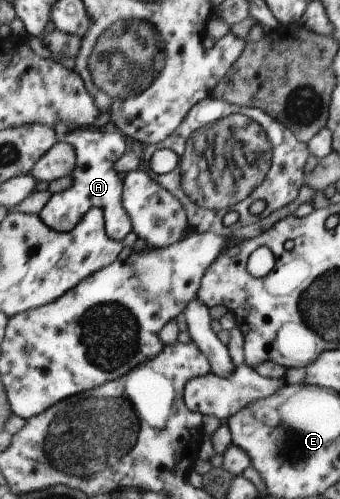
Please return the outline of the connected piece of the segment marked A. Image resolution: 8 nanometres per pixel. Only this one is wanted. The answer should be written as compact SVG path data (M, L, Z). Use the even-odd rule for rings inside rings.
M96 127L70 129L65 141L74 147L76 153L77 163L71 175L75 181L72 187L62 192L54 193L47 205L38 213L38 216L47 227L54 228L58 232L68 232L78 225L82 217L91 208L101 208L105 213L106 234L110 238L123 240L132 230L132 223L122 204L122 180L119 179L119 174L115 172L113 165L124 153L129 151L130 141L125 137L123 138L121 132L110 133L109 130Z

